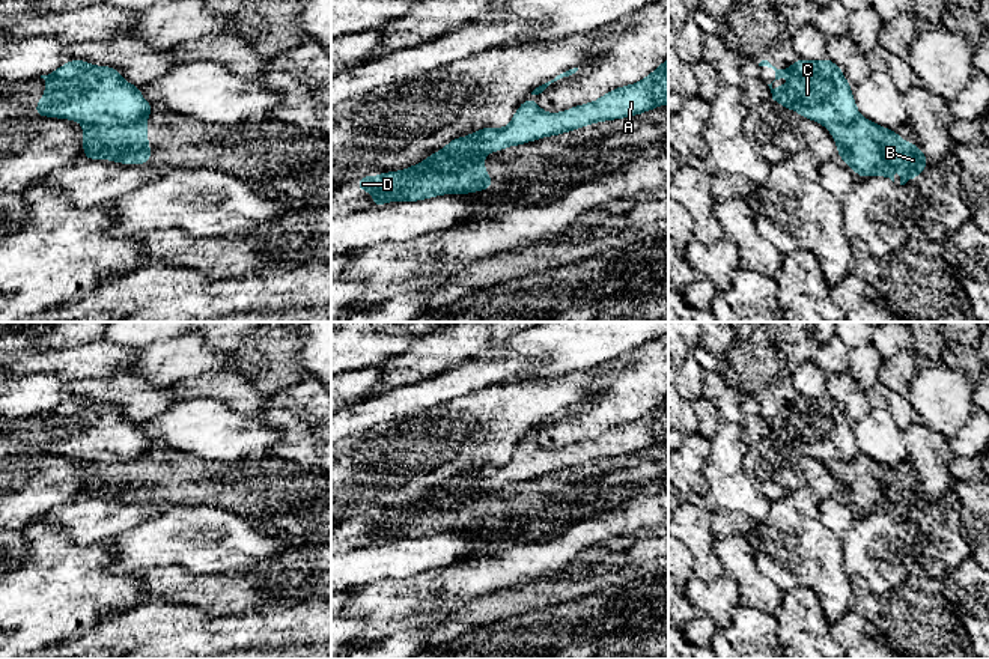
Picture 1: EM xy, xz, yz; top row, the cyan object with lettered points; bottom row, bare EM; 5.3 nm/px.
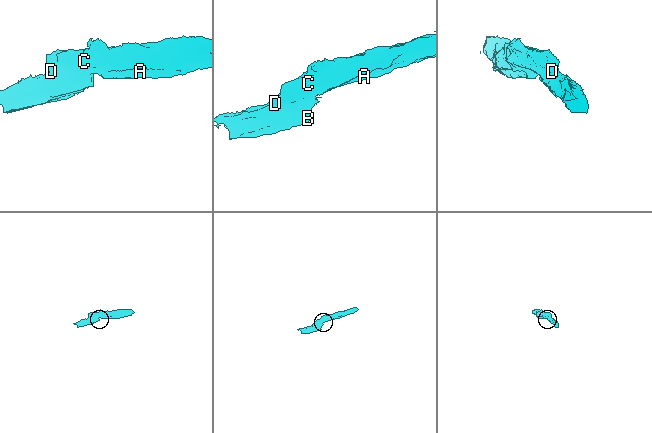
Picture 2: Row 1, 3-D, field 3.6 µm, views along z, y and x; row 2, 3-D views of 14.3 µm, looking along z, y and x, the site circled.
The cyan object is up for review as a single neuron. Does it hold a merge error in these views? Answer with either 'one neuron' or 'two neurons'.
two neurons

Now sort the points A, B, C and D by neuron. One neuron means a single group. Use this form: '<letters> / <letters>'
A C D / B

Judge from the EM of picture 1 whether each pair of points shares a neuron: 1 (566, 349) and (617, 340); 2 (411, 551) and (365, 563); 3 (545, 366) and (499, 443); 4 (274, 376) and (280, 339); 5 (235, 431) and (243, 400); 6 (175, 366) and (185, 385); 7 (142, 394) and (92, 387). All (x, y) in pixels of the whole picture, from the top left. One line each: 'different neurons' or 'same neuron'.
1: same neuron
2: same neuron
3: different neurons
4: same neuron
5: different neurons
6: different neurons
7: same neuron

